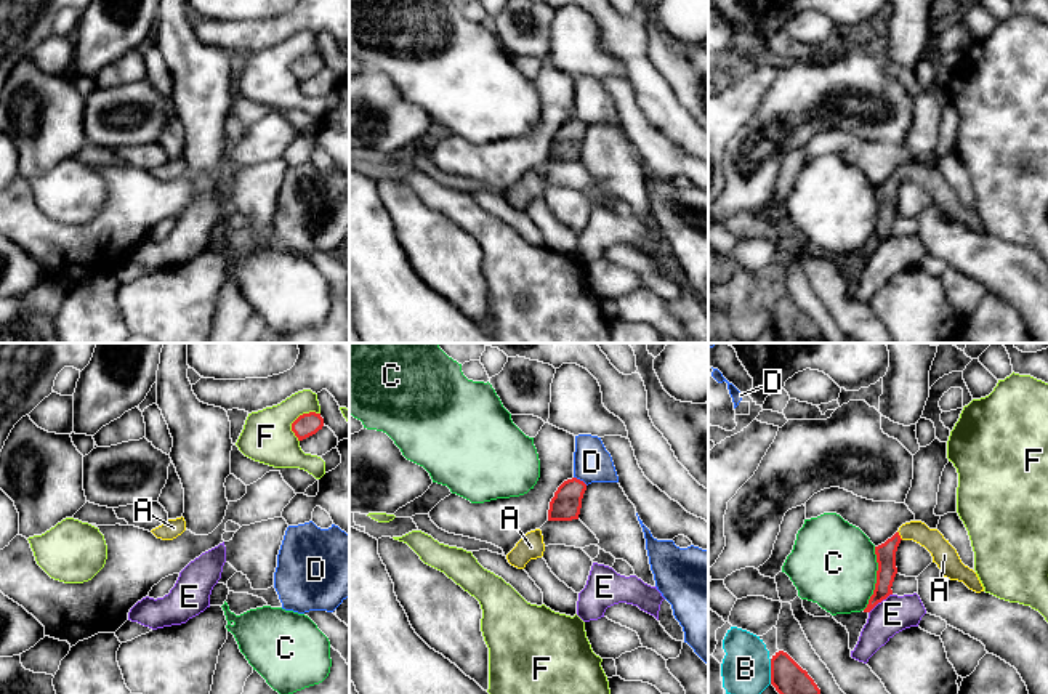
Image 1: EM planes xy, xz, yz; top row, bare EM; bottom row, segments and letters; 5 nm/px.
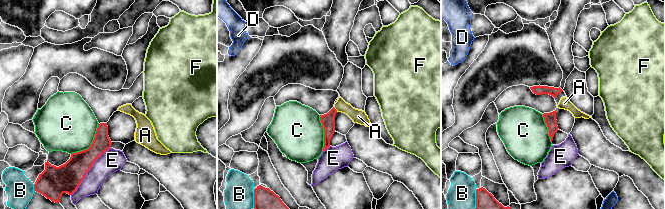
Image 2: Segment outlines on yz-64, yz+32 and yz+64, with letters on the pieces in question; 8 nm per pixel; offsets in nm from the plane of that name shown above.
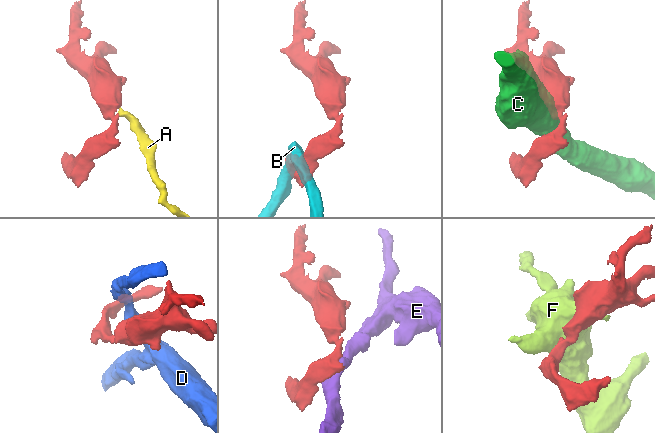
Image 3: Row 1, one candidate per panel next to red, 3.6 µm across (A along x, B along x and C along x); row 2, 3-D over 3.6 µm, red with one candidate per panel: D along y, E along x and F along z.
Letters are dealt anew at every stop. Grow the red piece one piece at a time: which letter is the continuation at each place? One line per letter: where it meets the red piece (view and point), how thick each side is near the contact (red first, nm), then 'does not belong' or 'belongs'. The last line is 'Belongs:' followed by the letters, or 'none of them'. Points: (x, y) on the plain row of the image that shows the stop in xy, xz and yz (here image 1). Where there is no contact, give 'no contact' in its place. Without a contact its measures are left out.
A: meets red in yz at (899, 177); 100 nm thick on the red side, 120 nm on the other; belongs
B: meets red in yz at (771, 313); 170 nm thick on the red side, 240 nm on the other; does not belong
C: meets red in yz at (877, 220); 100 nm thick on the red side, 420 nm on the other; does not belong
D: meets red in xz at (579, 121); 150 nm thick on the red side, 190 nm on the other; does not belong
E: meets red in yz at (880, 242); 100 nm thick on the red side, 180 nm on the other; does not belong
F: meets red in xy at (297, 60); 120 nm thick on the red side, 260 nm on the other; does not belong
Belongs: A

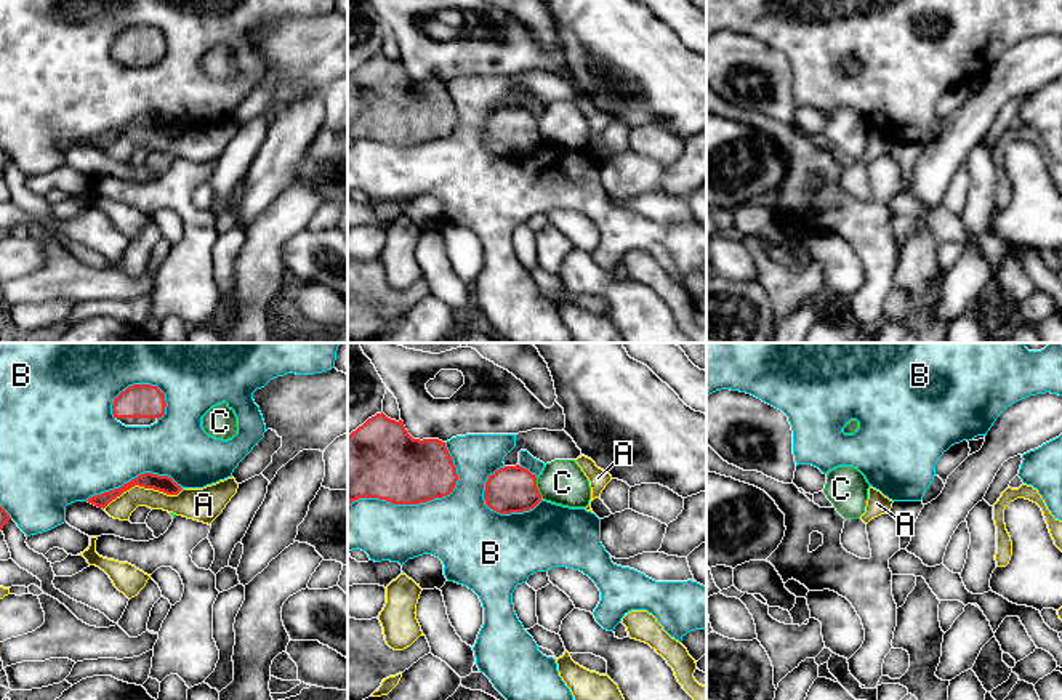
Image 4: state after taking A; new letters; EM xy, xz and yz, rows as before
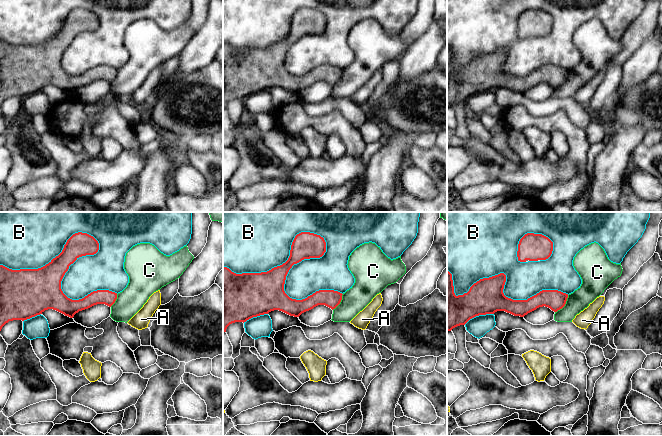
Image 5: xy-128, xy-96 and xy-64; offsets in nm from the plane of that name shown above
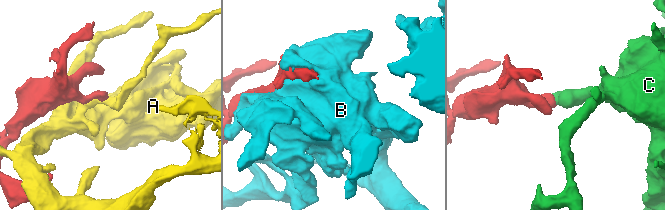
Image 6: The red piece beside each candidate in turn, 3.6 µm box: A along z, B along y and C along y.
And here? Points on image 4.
A: meets red in xy at (143, 127); 90 nm thick on the red side, 150 nm on the other; does not belong
B: meets red in xz at (423, 143); 360 nm thick on the red side, 360 nm on the other; does not belong
C: meets red in xz at (537, 130); 240 nm thick on the red side, 220 nm on the other; does not belong
Belongs: none of them

